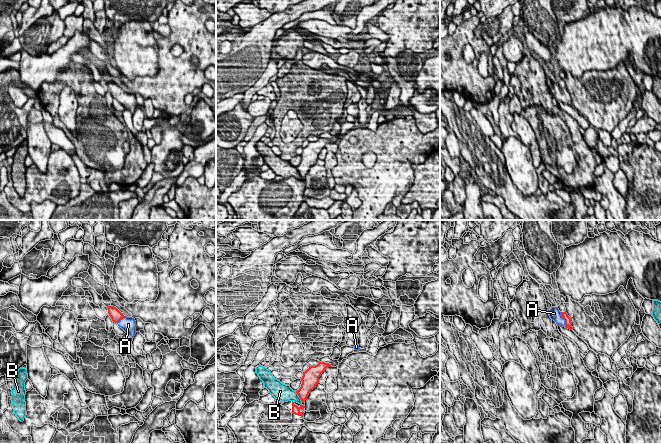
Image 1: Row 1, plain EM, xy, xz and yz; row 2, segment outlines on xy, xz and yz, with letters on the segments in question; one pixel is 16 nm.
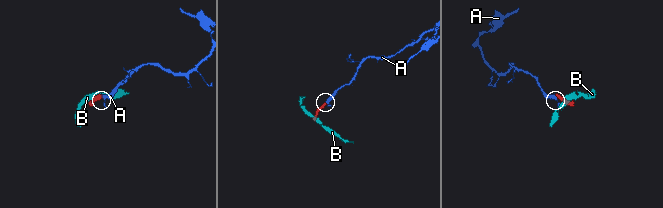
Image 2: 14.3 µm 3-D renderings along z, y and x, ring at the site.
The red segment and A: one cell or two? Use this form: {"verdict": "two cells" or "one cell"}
{"verdict": "one cell"}

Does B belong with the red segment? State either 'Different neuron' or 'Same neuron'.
Different neuron

